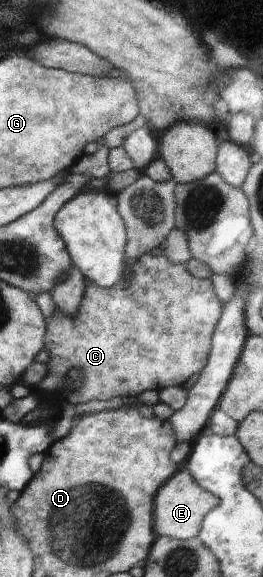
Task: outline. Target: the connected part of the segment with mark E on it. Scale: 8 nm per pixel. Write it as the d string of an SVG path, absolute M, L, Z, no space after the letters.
M180 470L170 482L164 485L156 497L155 504L155 531L160 536L168 538L191 539L199 536L206 517L216 506L220 504L220 499L211 491L204 490L189 470Z

